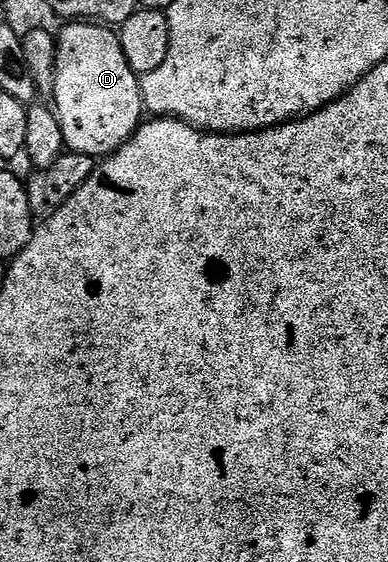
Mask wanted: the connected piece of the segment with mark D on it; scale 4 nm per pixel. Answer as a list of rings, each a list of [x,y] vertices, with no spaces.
[[[100,22],[65,25],[56,41],[56,74],[51,97],[64,147],[69,152],[103,158],[117,152],[142,123],[146,109],[140,97],[140,76],[126,62],[119,35],[111,27]]]

